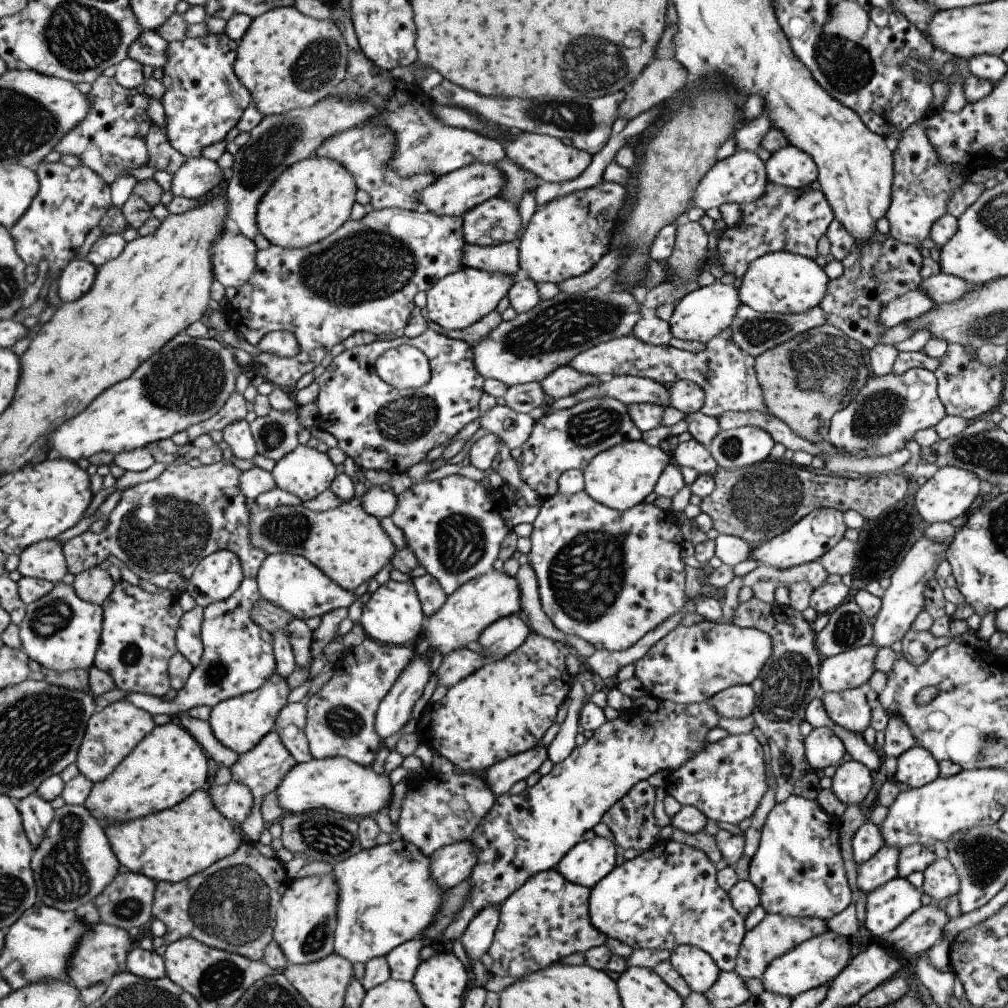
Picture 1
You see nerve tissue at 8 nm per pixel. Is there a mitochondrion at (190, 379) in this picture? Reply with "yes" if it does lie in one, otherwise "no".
yes

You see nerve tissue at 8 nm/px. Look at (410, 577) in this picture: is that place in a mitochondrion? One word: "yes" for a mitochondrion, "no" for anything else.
no

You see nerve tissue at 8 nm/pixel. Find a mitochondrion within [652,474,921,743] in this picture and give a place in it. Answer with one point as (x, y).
(785, 687)

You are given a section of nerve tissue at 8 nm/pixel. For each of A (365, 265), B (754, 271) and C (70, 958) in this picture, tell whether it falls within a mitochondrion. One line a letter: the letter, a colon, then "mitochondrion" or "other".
A: mitochondrion
B: other
C: other

